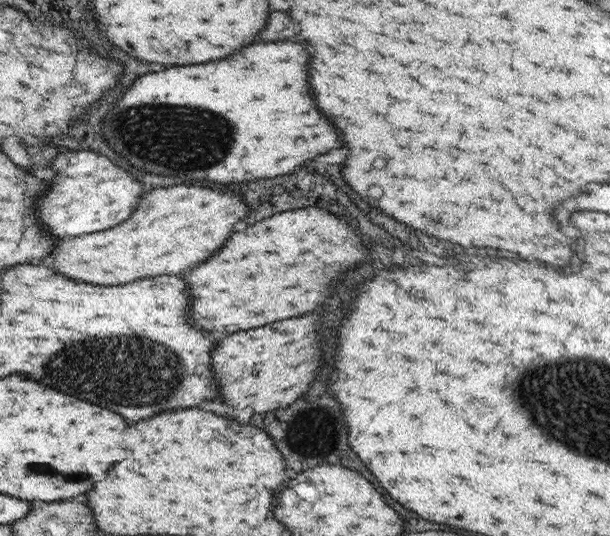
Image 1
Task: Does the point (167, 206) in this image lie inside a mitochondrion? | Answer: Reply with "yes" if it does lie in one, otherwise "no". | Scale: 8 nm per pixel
no

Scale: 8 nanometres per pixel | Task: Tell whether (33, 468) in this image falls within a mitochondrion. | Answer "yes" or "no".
yes

